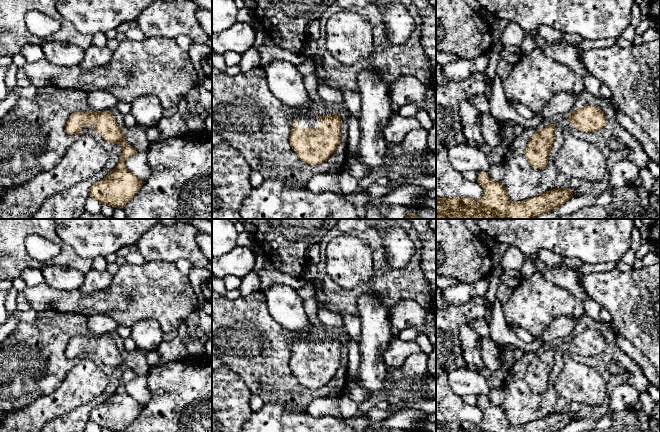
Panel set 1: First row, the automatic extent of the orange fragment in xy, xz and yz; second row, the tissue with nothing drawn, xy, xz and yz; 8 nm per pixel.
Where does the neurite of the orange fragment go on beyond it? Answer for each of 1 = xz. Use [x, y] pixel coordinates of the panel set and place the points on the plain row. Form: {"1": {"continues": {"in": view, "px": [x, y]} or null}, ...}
{"1": {"continues": null}}

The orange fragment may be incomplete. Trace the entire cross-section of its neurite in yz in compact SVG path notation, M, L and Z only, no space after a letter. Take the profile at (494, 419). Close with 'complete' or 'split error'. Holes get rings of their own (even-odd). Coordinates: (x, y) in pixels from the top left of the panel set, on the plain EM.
M486 396L478 397L477 407L483 412L479 423L467 420L438 422L436 432L557 432L573 421L570 412L555 412L523 425L512 425L502 405L495 405Z | complete

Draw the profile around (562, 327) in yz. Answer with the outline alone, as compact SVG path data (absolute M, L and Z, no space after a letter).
M560 316L555 318L545 331L535 337L543 343L553 344L560 339L569 339L573 334L577 324L577 317Z

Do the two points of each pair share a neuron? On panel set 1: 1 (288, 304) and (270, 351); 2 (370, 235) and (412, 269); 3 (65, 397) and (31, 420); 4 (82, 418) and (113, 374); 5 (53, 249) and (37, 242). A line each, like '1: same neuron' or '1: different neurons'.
1: different neurons
2: same neuron
3: same neuron
4: same neuron
5: same neuron

